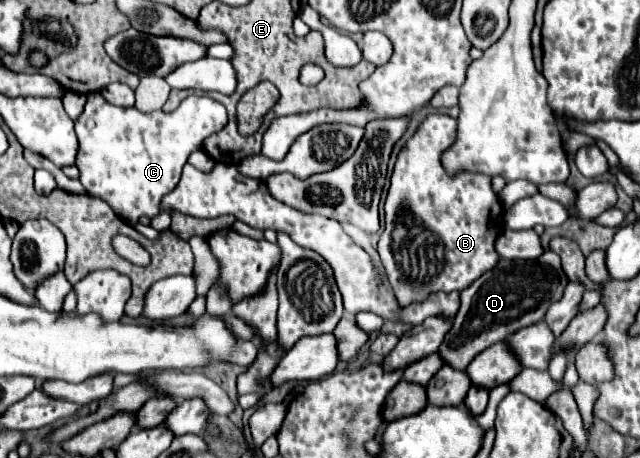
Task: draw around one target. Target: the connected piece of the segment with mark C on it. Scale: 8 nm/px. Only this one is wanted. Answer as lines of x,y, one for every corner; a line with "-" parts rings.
100,92
88,94
82,114
74,120
78,136
78,158
76,158
76,168
80,172
78,180
82,182
88,194
106,200
124,222
130,222
134,226
140,222
142,216
154,218
160,214
162,210
160,202
168,192
176,188
182,166
186,164
188,156
194,150
200,150
202,142
210,134
220,132
226,126
226,122
228,122
226,108
208,96
188,96
174,112
158,110
146,114
136,108
112,106

